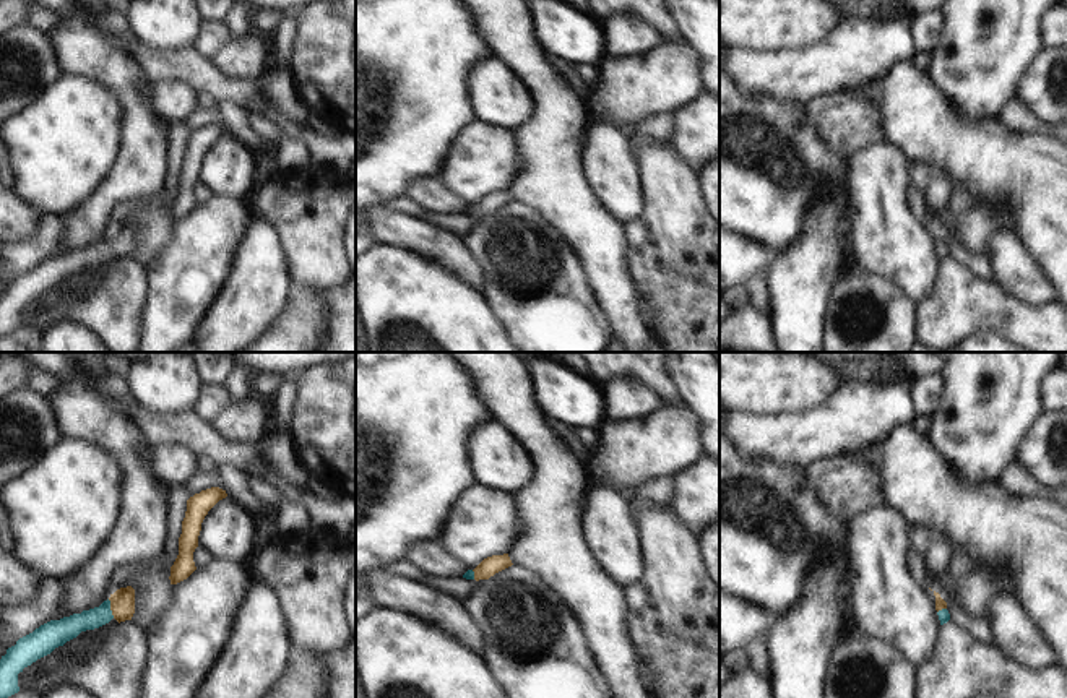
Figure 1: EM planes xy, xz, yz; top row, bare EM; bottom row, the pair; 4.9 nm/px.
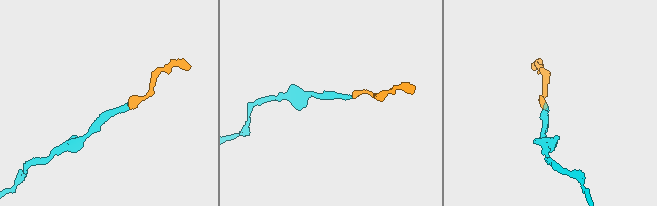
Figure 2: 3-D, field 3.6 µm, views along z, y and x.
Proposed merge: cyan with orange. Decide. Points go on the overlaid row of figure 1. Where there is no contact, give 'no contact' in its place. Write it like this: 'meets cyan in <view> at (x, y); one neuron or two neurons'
meets cyan in xy at (109, 609); one neuron

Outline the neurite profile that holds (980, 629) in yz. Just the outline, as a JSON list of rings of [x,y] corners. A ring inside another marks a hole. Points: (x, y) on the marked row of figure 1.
[[[947,604],[947,610],[950,614],[950,620],[968,630],[974,640],[997,646],[996,635],[984,618],[971,618],[955,604]]]

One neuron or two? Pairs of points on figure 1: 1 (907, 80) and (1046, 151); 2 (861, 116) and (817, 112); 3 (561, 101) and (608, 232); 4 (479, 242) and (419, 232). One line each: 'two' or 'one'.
1: one
2: one
3: one
4: two

